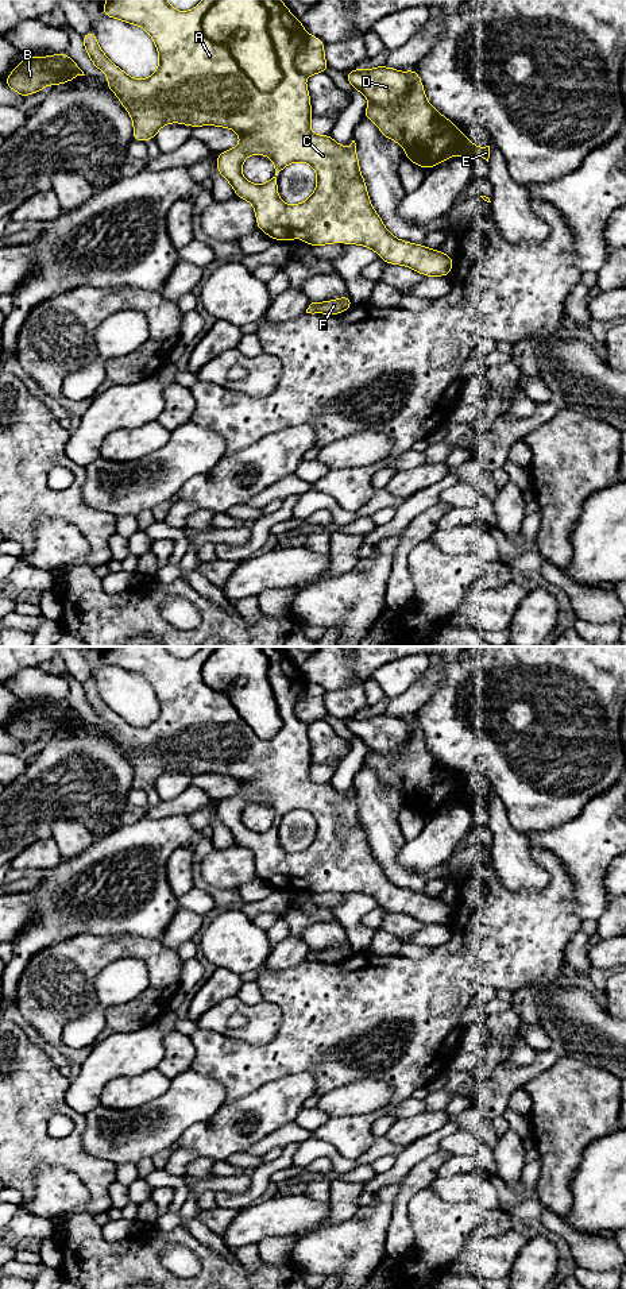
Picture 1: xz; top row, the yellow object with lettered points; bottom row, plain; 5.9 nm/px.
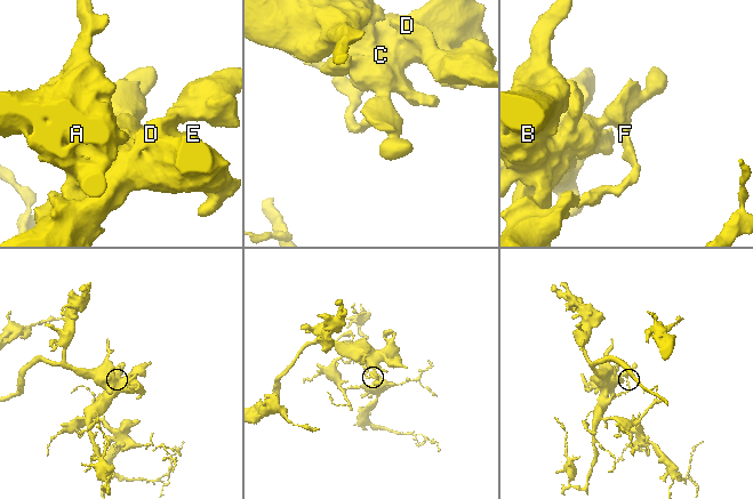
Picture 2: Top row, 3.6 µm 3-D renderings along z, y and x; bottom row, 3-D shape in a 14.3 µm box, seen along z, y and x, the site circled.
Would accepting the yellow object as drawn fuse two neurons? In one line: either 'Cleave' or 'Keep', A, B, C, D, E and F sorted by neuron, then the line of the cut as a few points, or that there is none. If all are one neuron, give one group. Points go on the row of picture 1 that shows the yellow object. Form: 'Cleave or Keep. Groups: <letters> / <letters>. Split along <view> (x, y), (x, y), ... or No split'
Cleave. Groups: A B C E F / D. Split along xz (217, 0), (203, 31), (259, 89), (271, 91)

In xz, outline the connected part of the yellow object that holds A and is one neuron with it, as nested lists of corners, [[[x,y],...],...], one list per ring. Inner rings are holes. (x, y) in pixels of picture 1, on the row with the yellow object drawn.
[[[107,0],[103,13],[144,28],[152,38],[159,54],[155,73],[146,80],[130,77],[100,49],[96,32],[89,30],[84,47],[92,63],[109,77],[104,82],[119,99],[134,123],[132,139],[155,139],[161,127],[182,123],[189,127],[217,126],[237,132],[240,144],[220,153],[216,166],[229,182],[236,196],[250,201],[256,215],[258,229],[273,240],[293,242],[298,235],[309,246],[348,243],[374,250],[387,265],[401,265],[424,277],[449,277],[453,256],[441,250],[403,242],[391,235],[371,205],[367,186],[359,167],[356,143],[339,146],[331,135],[310,131],[312,107],[306,82],[295,69],[294,59],[308,32],[281,0],[259,0],[268,12],[267,32],[277,53],[283,80],[273,90],[259,90],[240,69],[227,46],[204,34],[202,19],[219,0],[202,0],[193,9],[181,12],[166,0]],[[248,155],[266,155],[274,161],[270,181],[255,185],[241,174],[241,165]],[[294,162],[309,163],[316,174],[314,193],[301,204],[289,205],[278,197],[277,180],[282,169]]]

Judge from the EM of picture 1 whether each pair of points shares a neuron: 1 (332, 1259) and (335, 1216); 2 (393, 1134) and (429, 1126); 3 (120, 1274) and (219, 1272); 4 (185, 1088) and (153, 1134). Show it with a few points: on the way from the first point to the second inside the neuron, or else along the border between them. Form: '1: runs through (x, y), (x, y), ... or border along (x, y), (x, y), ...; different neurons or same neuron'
1: border along (359, 1207), (350, 1218), (316, 1231); different neurons
2: runs through (402, 1133), (420, 1126); same neuron
3: runs through (146, 1249), (159, 1237), (184, 1237), (196, 1246); same neuron
4: runs through (185, 1099), (162, 1123); same neuron

